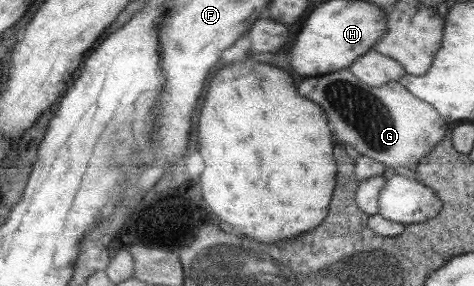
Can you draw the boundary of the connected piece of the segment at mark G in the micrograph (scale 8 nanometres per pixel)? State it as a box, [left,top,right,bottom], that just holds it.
[306,69,448,170]

